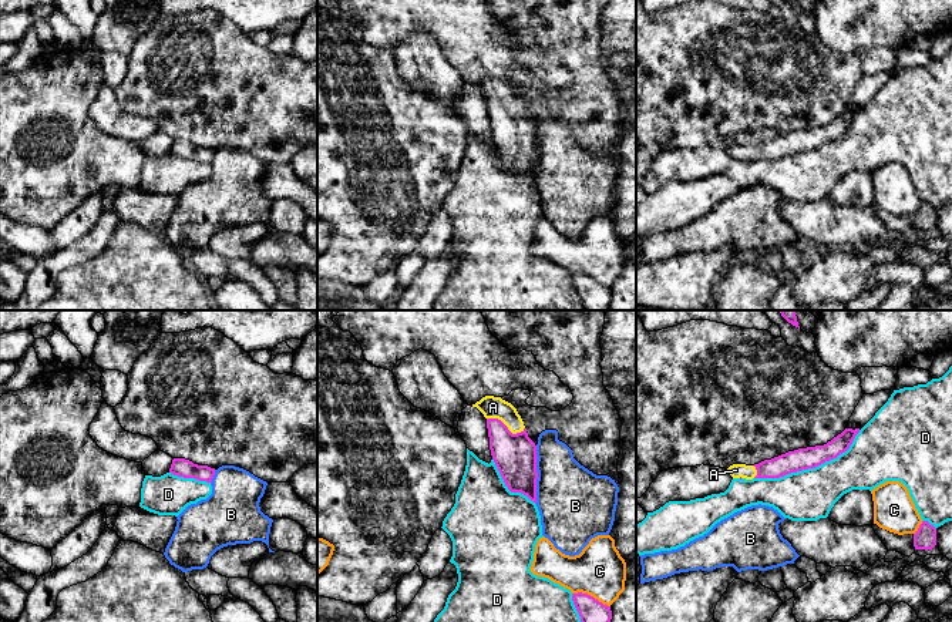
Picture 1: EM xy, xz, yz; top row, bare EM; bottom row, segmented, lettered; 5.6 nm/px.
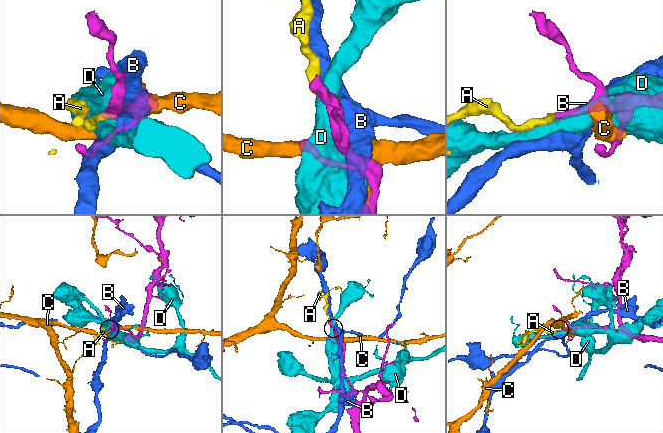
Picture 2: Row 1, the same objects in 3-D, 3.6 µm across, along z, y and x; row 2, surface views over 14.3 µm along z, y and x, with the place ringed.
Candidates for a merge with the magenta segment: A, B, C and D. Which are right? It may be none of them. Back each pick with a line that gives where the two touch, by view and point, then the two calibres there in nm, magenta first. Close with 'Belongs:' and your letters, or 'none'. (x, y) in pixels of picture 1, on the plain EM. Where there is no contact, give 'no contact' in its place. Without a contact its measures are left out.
A: xz (505, 107) | 240/130 nm
Belongs: A

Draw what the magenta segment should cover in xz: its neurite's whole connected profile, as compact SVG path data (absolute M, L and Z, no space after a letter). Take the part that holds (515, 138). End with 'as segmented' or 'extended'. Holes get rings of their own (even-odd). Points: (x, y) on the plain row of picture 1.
M494 77L482 78L472 88L487 100L491 137L505 167L536 185L536 127L517 90Z | extended

